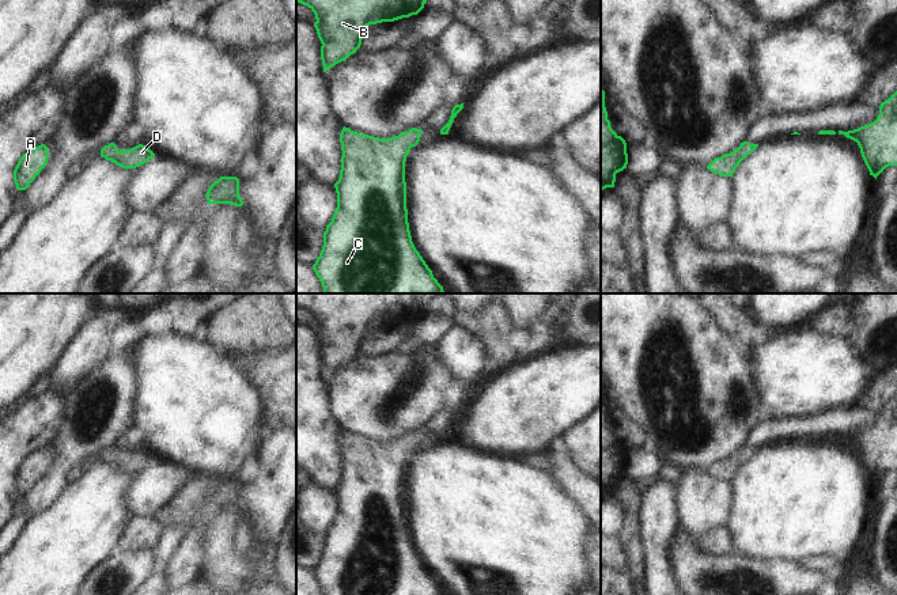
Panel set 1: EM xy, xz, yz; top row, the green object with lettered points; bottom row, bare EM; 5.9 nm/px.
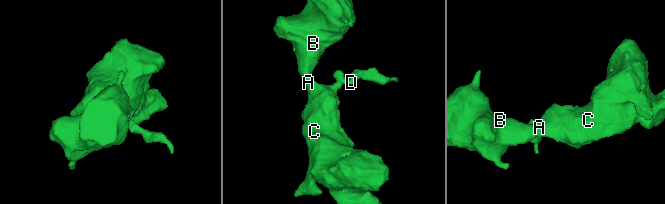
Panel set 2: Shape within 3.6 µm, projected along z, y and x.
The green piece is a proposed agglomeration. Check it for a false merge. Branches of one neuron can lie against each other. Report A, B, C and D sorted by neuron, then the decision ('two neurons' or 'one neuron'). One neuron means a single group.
A B C D | one neuron

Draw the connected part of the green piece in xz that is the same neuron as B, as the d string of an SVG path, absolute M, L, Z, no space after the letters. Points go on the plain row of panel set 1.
M296 293L296 307L307 310L315 319L314 331L321 350L323 376L345 365L362 349L367 330L394 326L417 319L436 293Z

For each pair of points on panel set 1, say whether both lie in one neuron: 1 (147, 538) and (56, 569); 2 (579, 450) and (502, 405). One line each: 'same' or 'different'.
1: different
2: different

